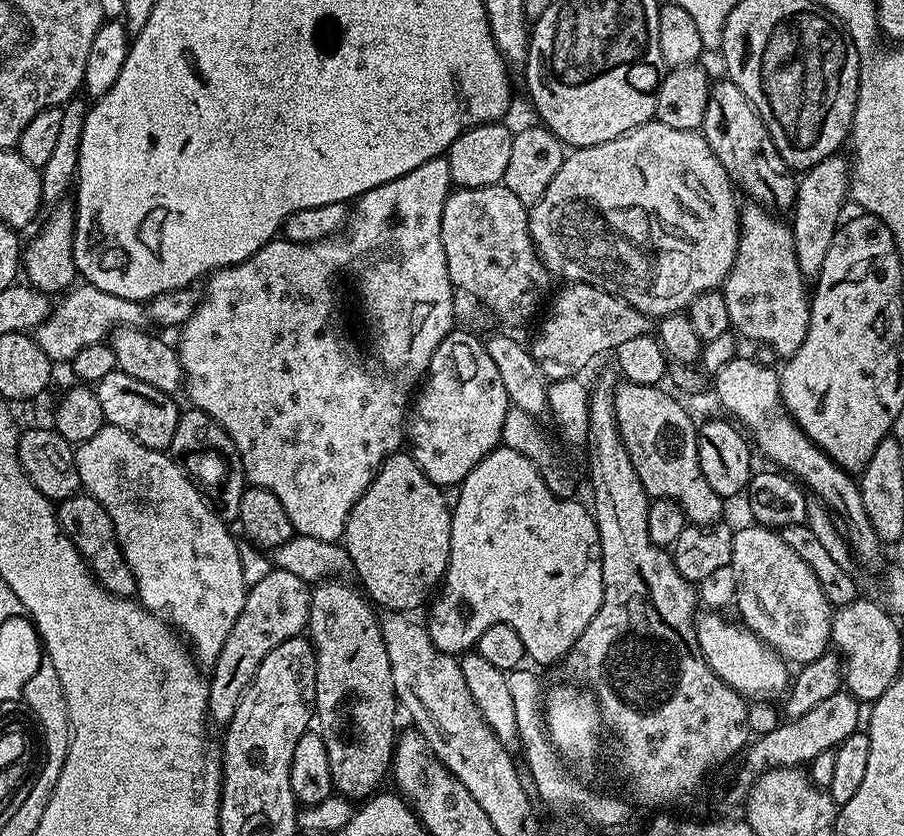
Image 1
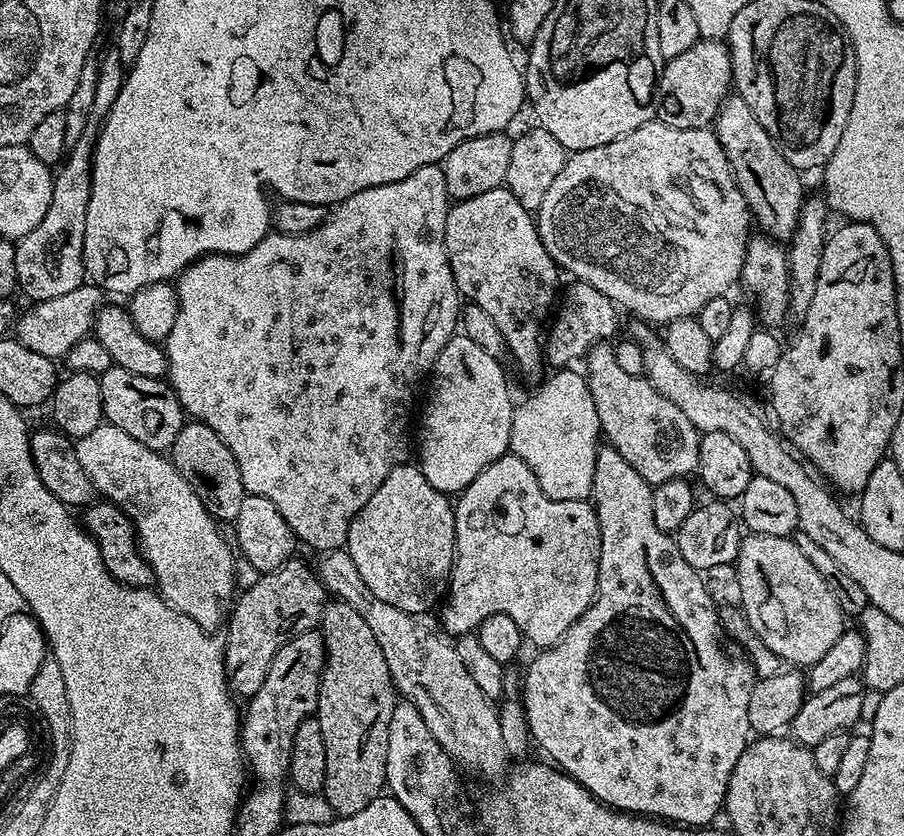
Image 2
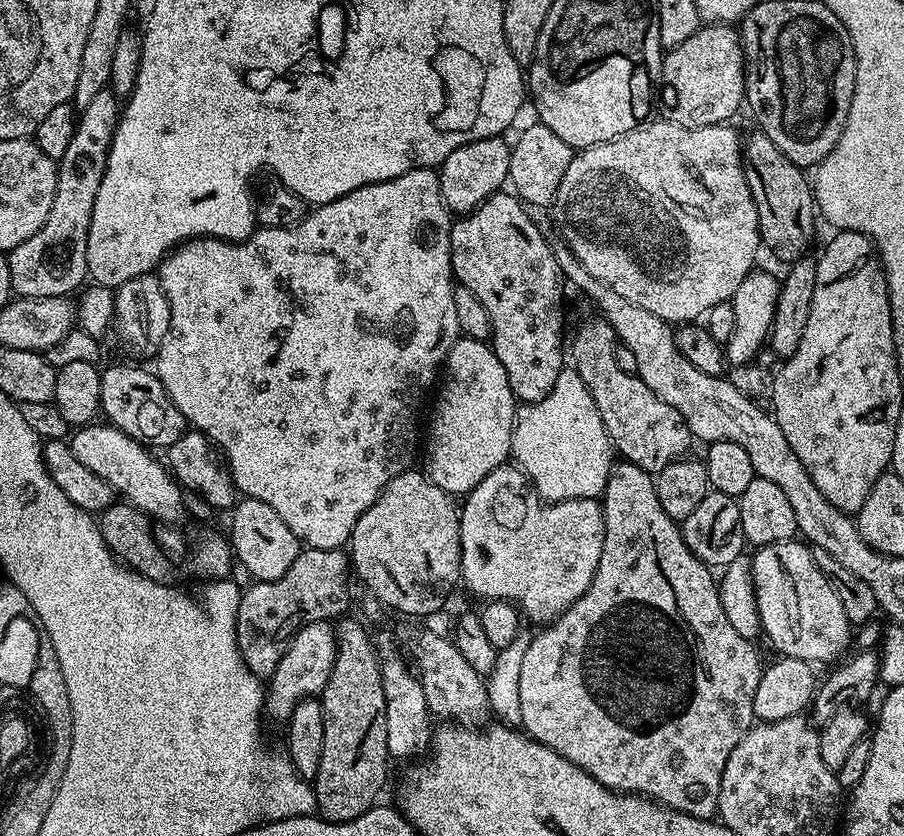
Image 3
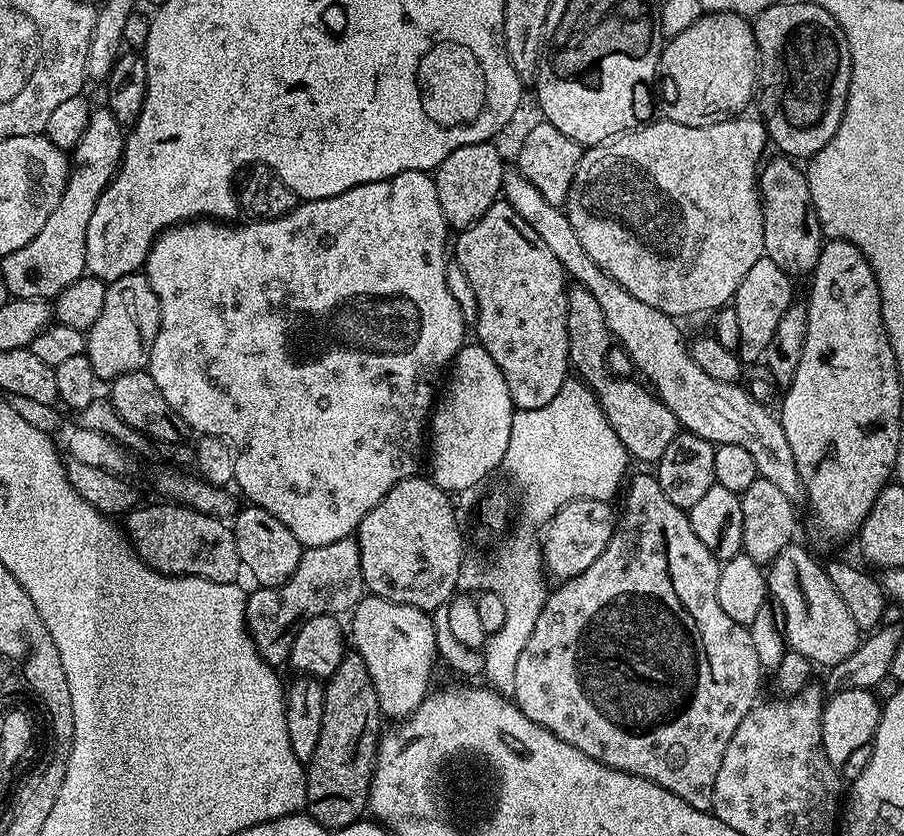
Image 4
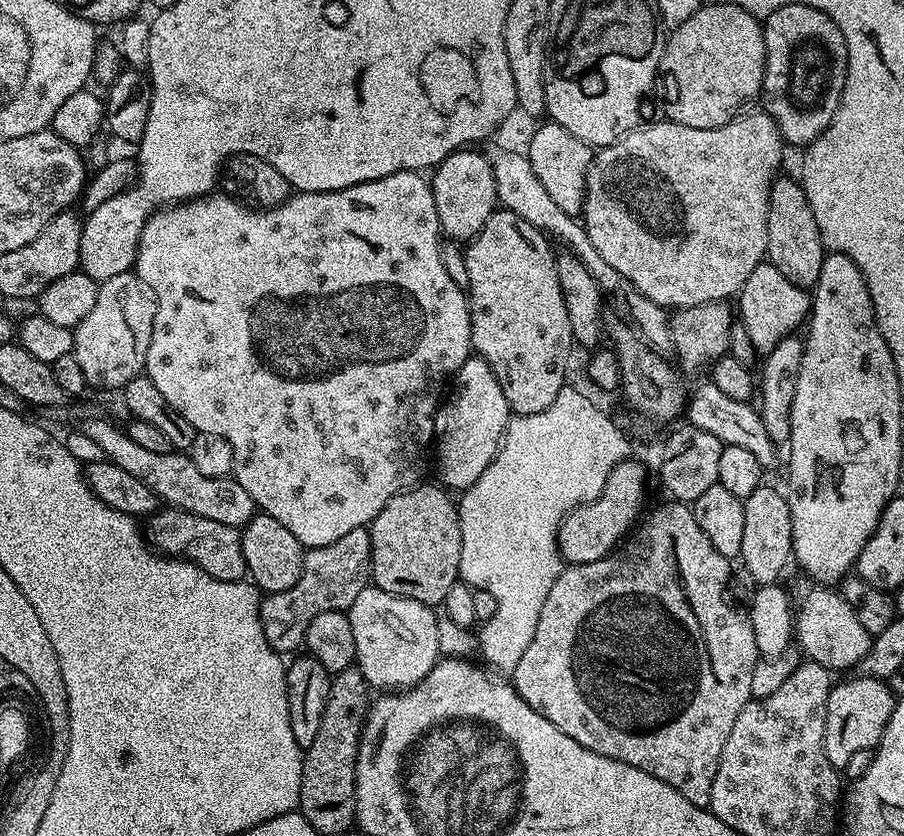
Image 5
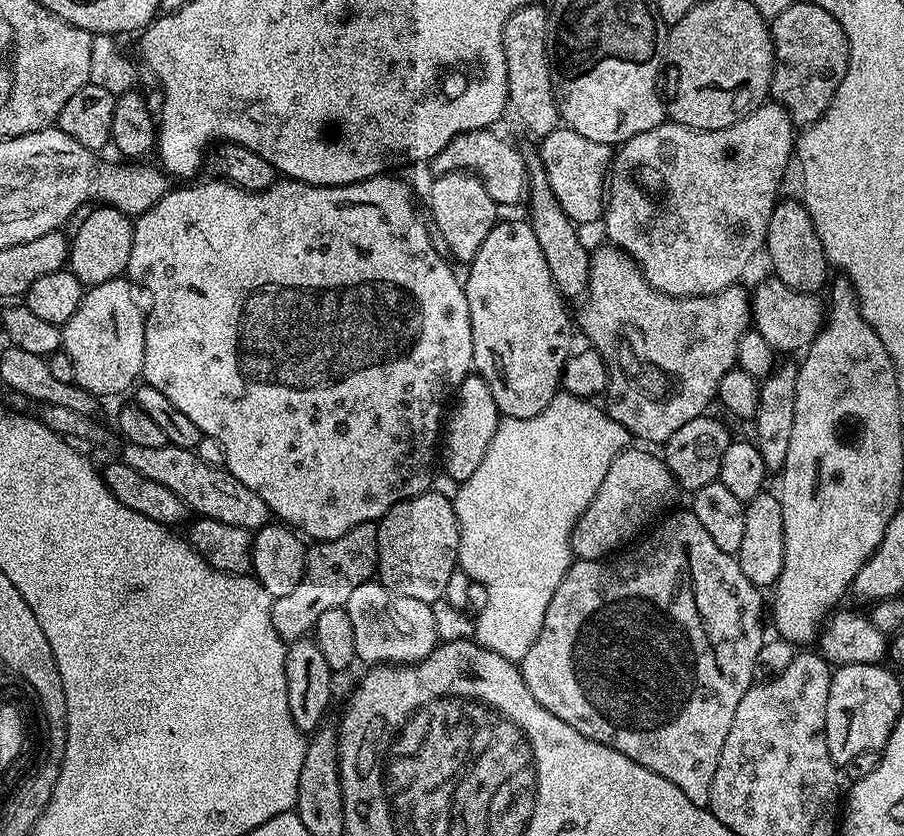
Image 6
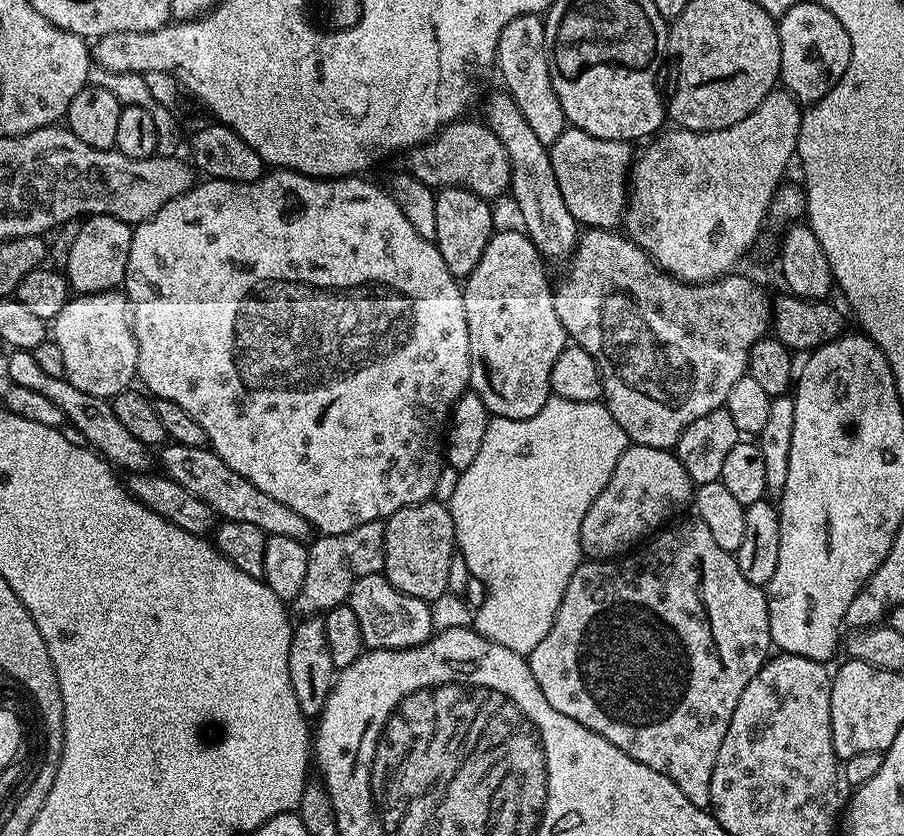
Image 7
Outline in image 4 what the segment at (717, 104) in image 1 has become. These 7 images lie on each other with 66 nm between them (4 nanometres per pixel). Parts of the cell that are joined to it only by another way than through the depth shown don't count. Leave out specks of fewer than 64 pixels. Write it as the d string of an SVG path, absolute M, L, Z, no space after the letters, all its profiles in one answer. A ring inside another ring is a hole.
M783 154L765 159L758 173L760 205L764 223L764 256L787 276L807 277L818 266L820 250L826 240L816 217L816 207L810 198L810 186L803 167L795 159Z

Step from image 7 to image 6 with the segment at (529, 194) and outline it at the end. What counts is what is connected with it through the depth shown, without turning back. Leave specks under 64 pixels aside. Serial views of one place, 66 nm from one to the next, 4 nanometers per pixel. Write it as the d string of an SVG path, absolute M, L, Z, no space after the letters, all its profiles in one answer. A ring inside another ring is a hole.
M529 155L526 161L528 163L528 190L530 193L530 201L532 200L532 205L529 206L529 214L527 213L527 215L530 217L530 223L532 225L532 229L534 230L534 238L538 238L538 246L541 247L542 254L546 257L546 266L550 266L550 278L554 278L556 289L560 292L560 295L563 296L565 301L568 302L573 302L572 300L579 301L581 297L583 297L584 293L588 291L588 279L590 278L590 264L588 262L588 257L590 255L590 248L587 248L587 246L580 241L580 236L576 233L579 232L577 225L573 224L569 216L562 210L562 206L558 202L558 198L554 198L554 190L550 190L550 178L546 178L546 170L542 166L539 155Z

